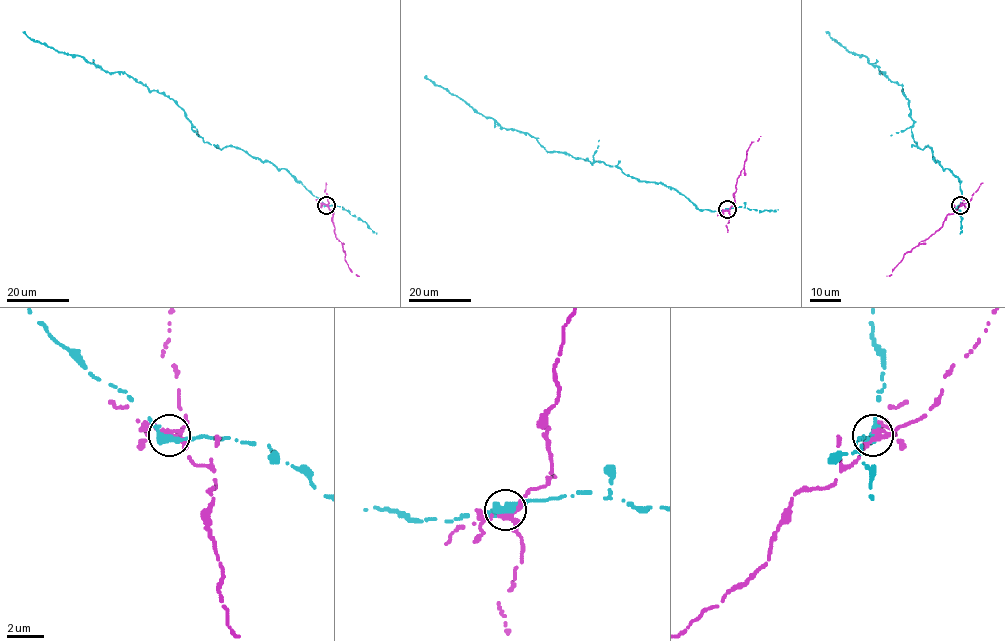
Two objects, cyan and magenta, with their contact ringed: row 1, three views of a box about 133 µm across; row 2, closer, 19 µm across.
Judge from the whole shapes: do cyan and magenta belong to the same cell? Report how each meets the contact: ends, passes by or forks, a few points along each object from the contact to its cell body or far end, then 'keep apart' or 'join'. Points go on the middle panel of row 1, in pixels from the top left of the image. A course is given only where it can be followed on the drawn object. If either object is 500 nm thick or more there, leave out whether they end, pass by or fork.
cyan passes by | magenta forks | cyan via (727, 210), (699, 210), (661, 182), (637, 179), (603, 161), (547, 151), (532, 136), (503, 128), (425, 75) | magenta via (727, 210), (735, 204), (735, 184), (744, 167), (746, 151), (760, 136) | keep apart

